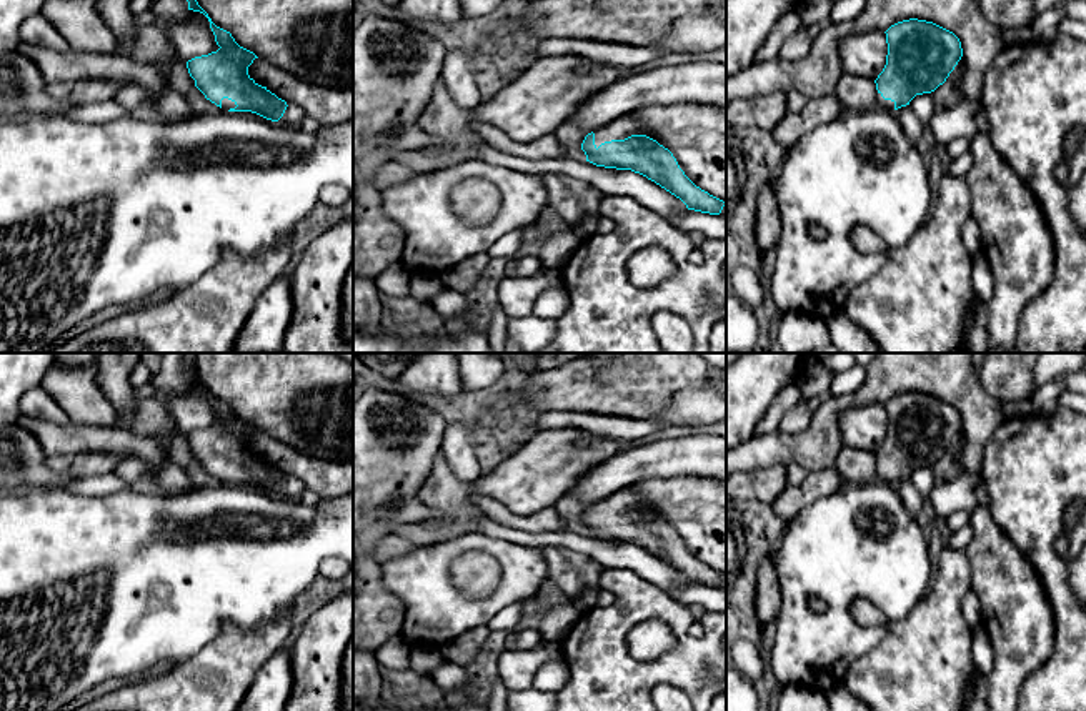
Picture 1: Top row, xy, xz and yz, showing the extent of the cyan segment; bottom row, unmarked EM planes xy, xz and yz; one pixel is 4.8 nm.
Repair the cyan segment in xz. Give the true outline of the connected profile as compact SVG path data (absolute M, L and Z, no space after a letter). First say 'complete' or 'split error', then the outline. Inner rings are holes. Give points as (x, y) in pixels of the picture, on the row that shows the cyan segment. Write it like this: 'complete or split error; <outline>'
split error; M626 113L588 133L581 143L586 162L616 170L631 170L655 181L688 210L720 215L726 201L696 186L680 168L673 153L646 137L640 122Z

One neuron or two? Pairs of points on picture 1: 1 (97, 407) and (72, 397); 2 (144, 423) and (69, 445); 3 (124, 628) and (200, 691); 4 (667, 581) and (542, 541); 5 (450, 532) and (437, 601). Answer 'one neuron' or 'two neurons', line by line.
1: one neuron
2: two neurons
3: two neurons
4: one neuron
5: two neurons

